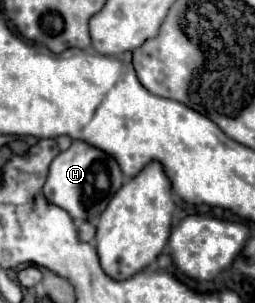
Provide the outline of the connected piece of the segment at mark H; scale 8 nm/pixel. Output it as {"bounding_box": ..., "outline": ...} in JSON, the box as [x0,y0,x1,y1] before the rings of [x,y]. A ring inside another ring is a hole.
{"bounding_box":[44,141,124,223],"outline":[[[72,141],[70,149],[62,151],[50,165],[48,179],[44,183],[44,195],[50,203],[66,209],[74,221],[88,219],[90,223],[98,223],[106,203],[114,197],[118,187],[124,183],[124,173],[116,159],[102,149],[88,145],[86,141]]]}

